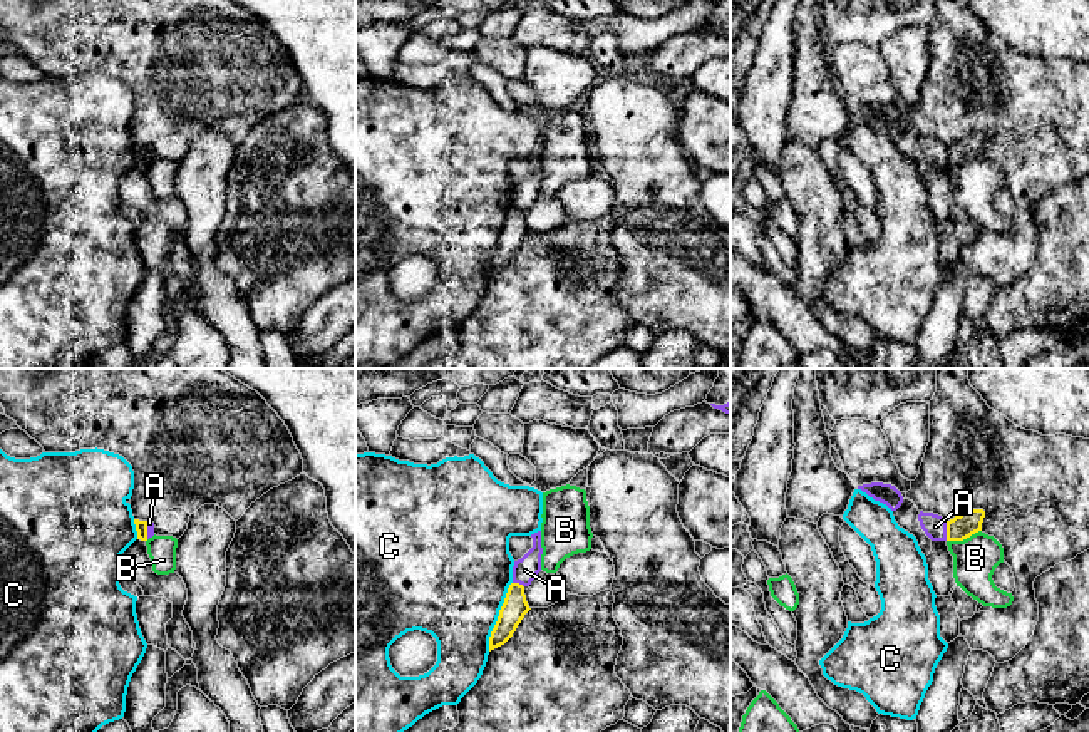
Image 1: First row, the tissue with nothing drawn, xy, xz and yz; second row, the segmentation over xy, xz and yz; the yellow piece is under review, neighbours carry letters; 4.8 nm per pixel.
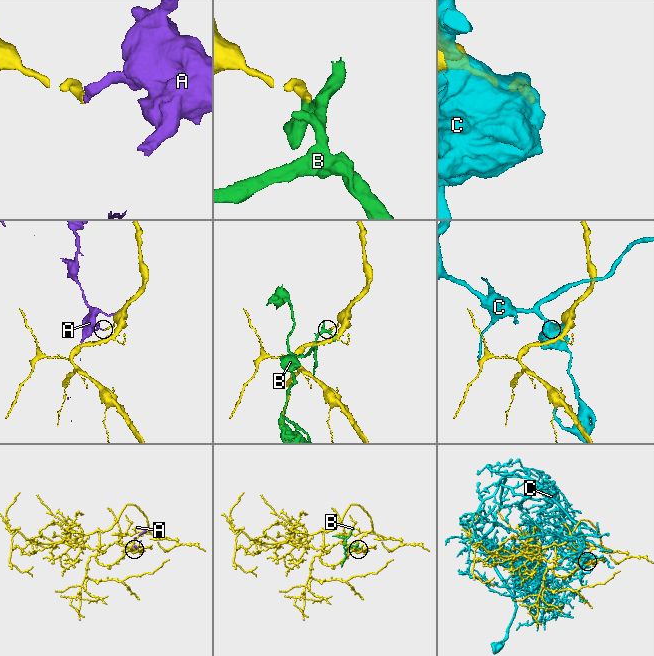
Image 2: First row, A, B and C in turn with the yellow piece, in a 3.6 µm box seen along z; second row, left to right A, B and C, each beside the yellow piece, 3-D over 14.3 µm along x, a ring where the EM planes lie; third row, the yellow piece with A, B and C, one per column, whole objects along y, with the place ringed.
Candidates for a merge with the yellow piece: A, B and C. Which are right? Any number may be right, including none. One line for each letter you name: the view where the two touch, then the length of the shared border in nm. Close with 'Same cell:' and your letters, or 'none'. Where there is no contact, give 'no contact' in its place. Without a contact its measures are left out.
Same cell: none

